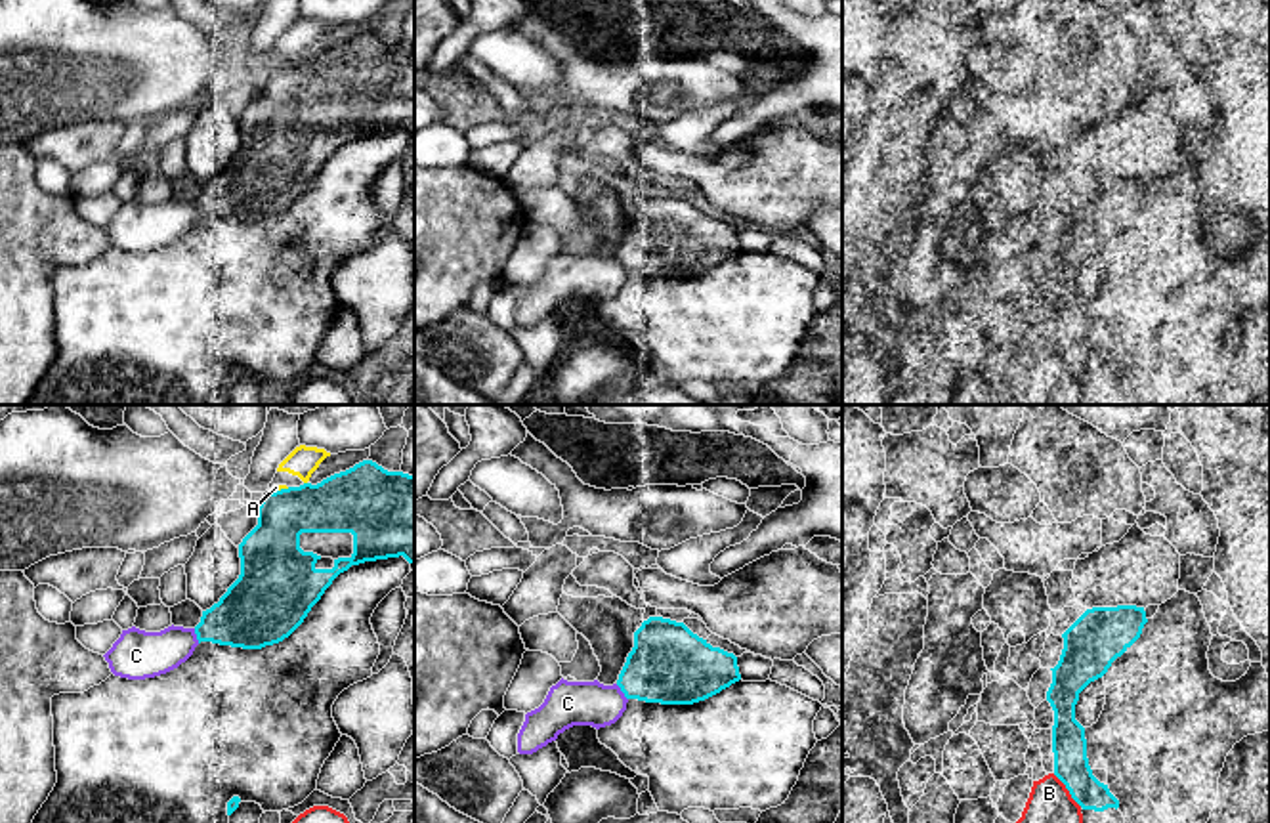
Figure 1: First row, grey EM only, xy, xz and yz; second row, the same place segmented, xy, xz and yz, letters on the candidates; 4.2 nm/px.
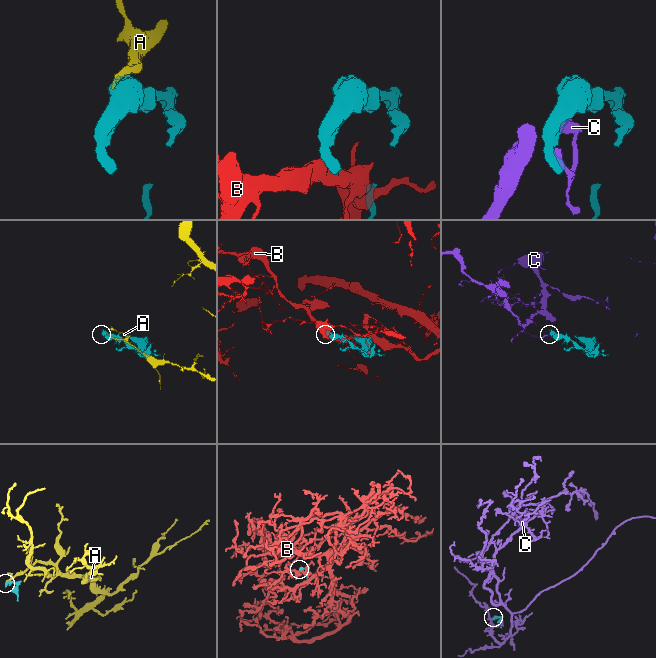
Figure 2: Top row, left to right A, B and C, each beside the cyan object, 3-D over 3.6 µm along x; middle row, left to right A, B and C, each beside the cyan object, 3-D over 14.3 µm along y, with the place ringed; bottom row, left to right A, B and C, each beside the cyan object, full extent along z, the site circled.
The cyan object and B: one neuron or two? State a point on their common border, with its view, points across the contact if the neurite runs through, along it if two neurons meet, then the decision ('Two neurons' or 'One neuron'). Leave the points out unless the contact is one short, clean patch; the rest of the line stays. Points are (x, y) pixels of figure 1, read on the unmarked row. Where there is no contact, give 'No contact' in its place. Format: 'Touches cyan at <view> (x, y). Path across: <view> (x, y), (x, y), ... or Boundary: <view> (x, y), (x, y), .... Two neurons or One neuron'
Touches cyan at yz (1068, 361). Two neurons

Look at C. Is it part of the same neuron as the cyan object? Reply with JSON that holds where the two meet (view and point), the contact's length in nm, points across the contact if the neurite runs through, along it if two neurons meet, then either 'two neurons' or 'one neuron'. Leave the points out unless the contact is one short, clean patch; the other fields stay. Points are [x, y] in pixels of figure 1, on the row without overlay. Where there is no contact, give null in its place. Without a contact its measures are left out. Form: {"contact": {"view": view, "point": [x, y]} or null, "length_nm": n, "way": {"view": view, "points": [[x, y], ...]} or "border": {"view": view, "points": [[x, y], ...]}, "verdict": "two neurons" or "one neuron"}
{"contact": {"view": "xz", "point": [621, 262]}, "length_nm": 90, "verdict": "two neurons"}

